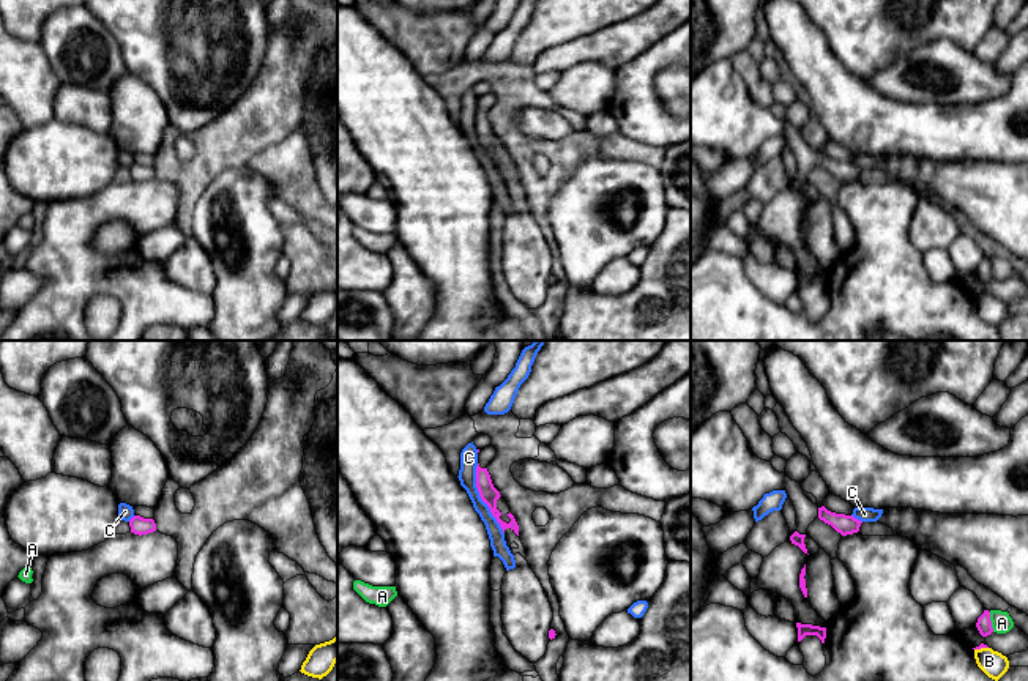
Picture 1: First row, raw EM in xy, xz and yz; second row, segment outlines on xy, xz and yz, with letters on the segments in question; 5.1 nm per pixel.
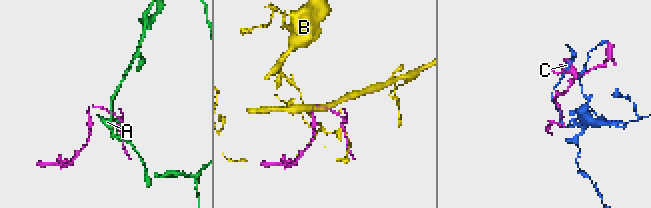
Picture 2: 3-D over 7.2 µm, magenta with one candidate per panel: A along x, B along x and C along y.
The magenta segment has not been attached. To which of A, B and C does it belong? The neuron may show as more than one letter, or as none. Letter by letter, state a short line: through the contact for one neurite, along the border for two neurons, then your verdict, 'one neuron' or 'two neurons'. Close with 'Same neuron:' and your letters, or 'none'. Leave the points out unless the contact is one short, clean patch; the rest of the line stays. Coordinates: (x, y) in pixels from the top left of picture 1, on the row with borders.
A: yz (989, 612), (994, 631) | two neurons
B: two neurons
C: xz (476, 464), (478, 495), (503, 533) | two neurons
Same neuron: none

